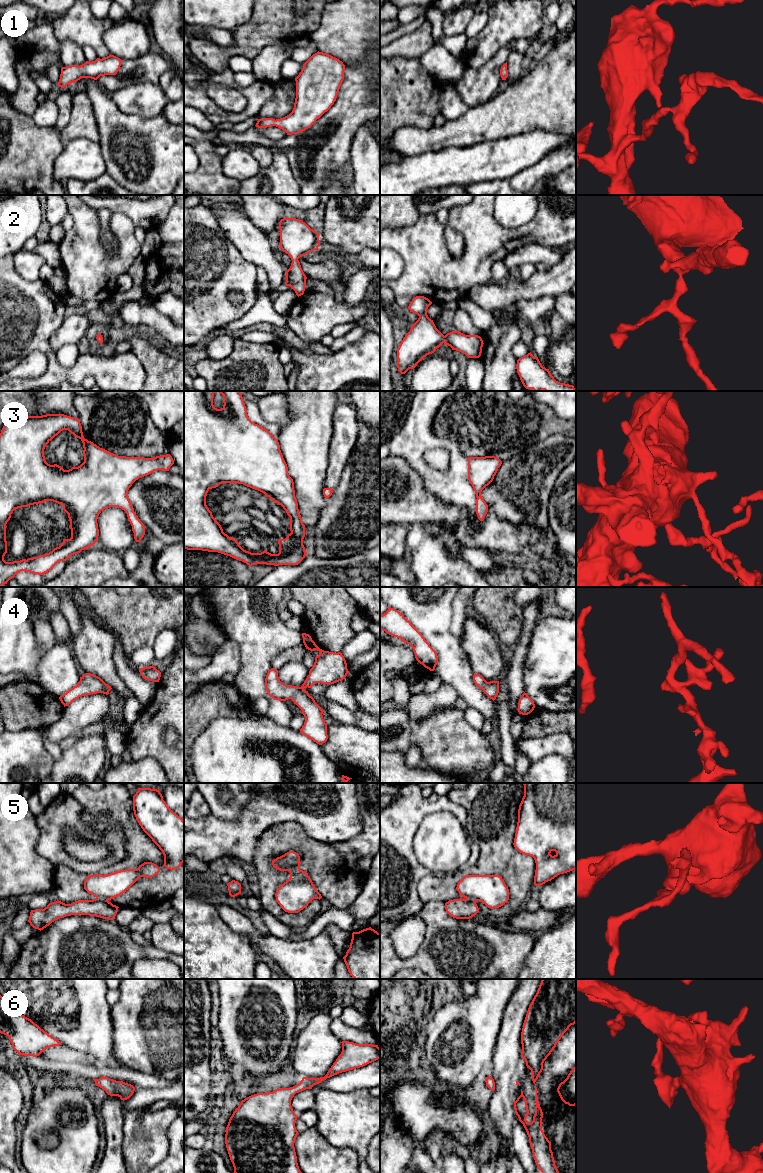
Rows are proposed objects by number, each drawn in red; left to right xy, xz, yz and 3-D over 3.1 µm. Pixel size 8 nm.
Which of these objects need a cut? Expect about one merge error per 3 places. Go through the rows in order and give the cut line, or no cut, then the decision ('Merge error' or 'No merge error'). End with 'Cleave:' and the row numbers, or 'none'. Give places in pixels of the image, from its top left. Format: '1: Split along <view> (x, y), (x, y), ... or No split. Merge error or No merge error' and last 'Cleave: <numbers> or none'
1: No split. No merge error
2: No split. No merge error
3: No split. No merge error
4: No split. No merge error
5: Split along xy (96, 897), (107, 901). Merge error
6: No split. No merge error
Cleave: 5

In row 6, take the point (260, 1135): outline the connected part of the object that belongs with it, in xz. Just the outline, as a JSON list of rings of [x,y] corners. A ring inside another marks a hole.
[[[342,1041],[341,1043],[342,1052],[324,1077],[303,1077],[300,1083],[293,1087],[280,1088],[268,1093],[257,1093],[241,1101],[230,1117],[225,1130],[225,1144],[234,1167],[234,1173],[302,1173],[297,1163],[294,1147],[295,1139],[299,1134],[295,1127],[297,1115],[294,1113],[291,1106],[291,1100],[294,1095],[300,1091],[312,1089],[314,1085],[334,1075],[363,1067],[380,1059],[380,1048],[378,1045],[356,1044],[349,1041]]]

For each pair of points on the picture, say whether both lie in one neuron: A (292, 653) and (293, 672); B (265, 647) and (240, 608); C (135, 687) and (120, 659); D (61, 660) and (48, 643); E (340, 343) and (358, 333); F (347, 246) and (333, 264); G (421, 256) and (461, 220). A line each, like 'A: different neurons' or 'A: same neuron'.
A: different neurons
B: same neuron
C: same neuron
D: different neurons
E: same neuron
F: different neurons
G: same neuron

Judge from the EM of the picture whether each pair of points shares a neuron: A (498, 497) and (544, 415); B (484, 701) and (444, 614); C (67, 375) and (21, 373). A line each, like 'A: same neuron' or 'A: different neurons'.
A: different neurons
B: same neuron
C: different neurons

